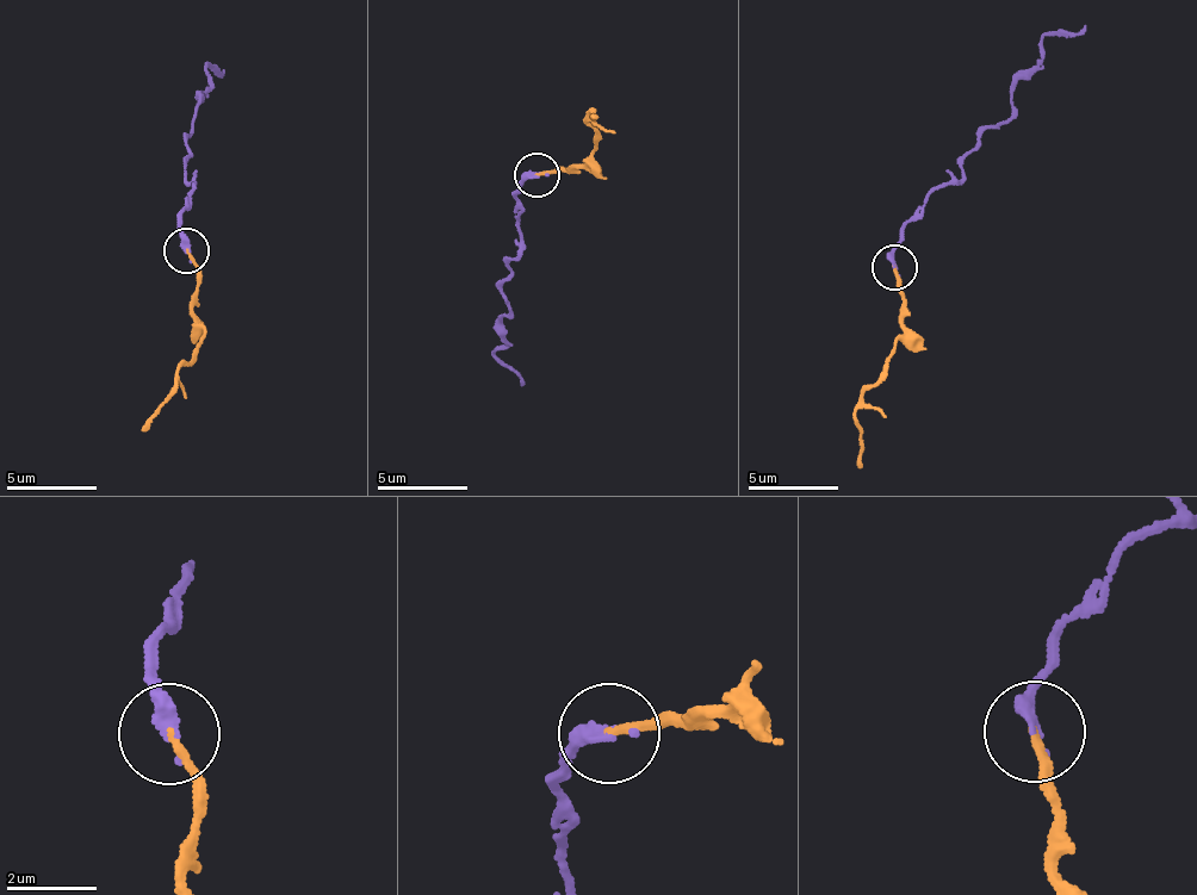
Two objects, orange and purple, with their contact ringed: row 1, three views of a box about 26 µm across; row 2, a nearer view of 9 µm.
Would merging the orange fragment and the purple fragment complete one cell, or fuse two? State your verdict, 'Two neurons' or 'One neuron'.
One neuron

